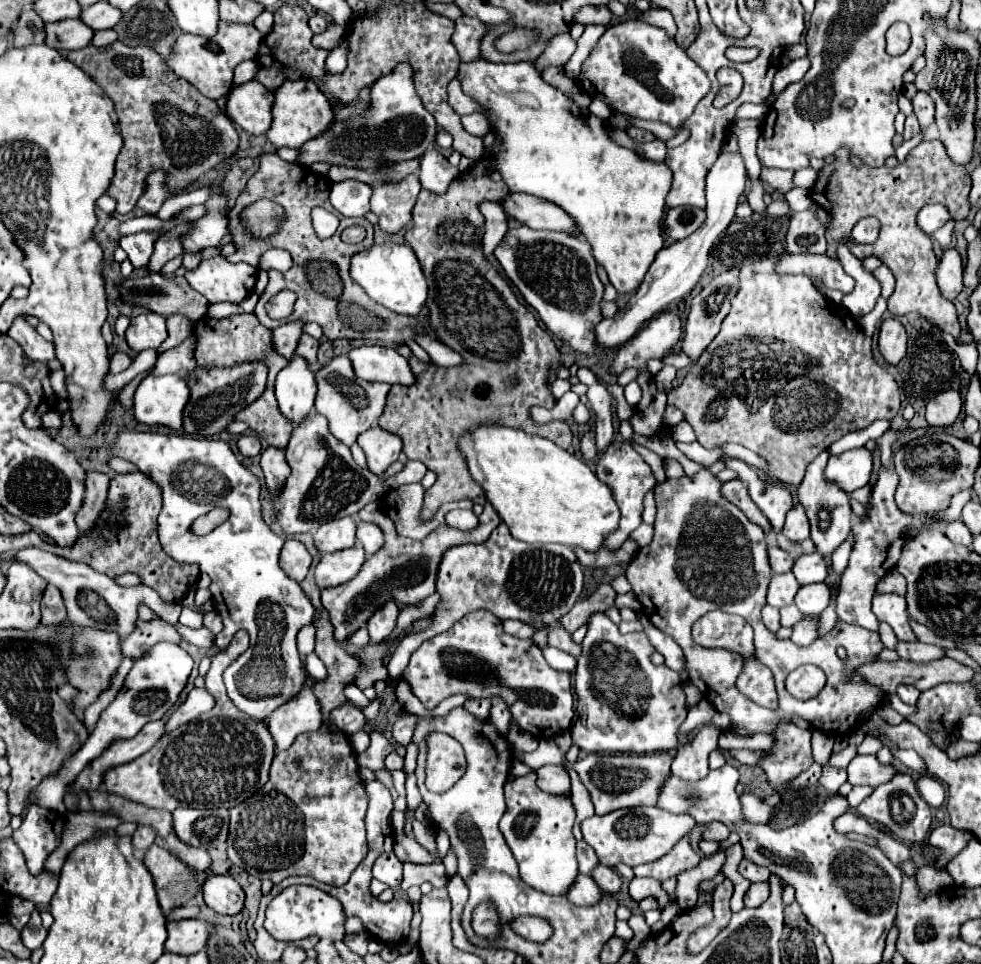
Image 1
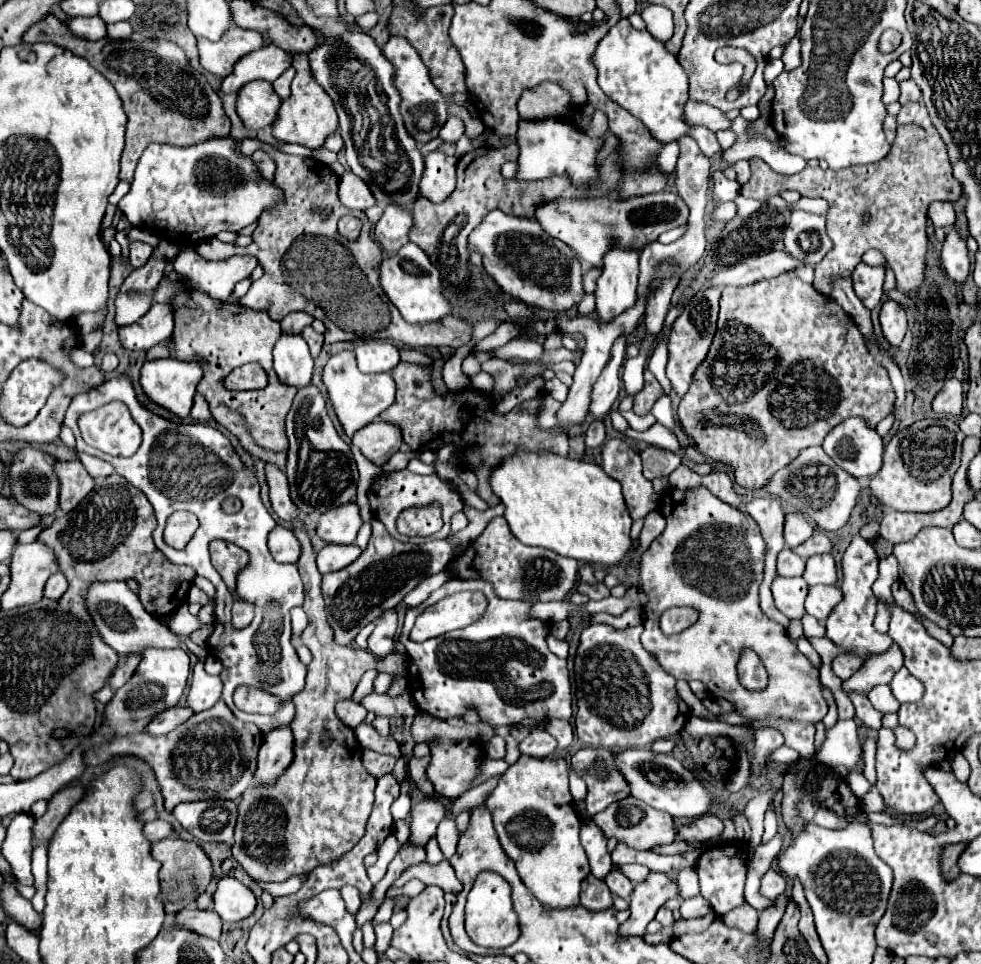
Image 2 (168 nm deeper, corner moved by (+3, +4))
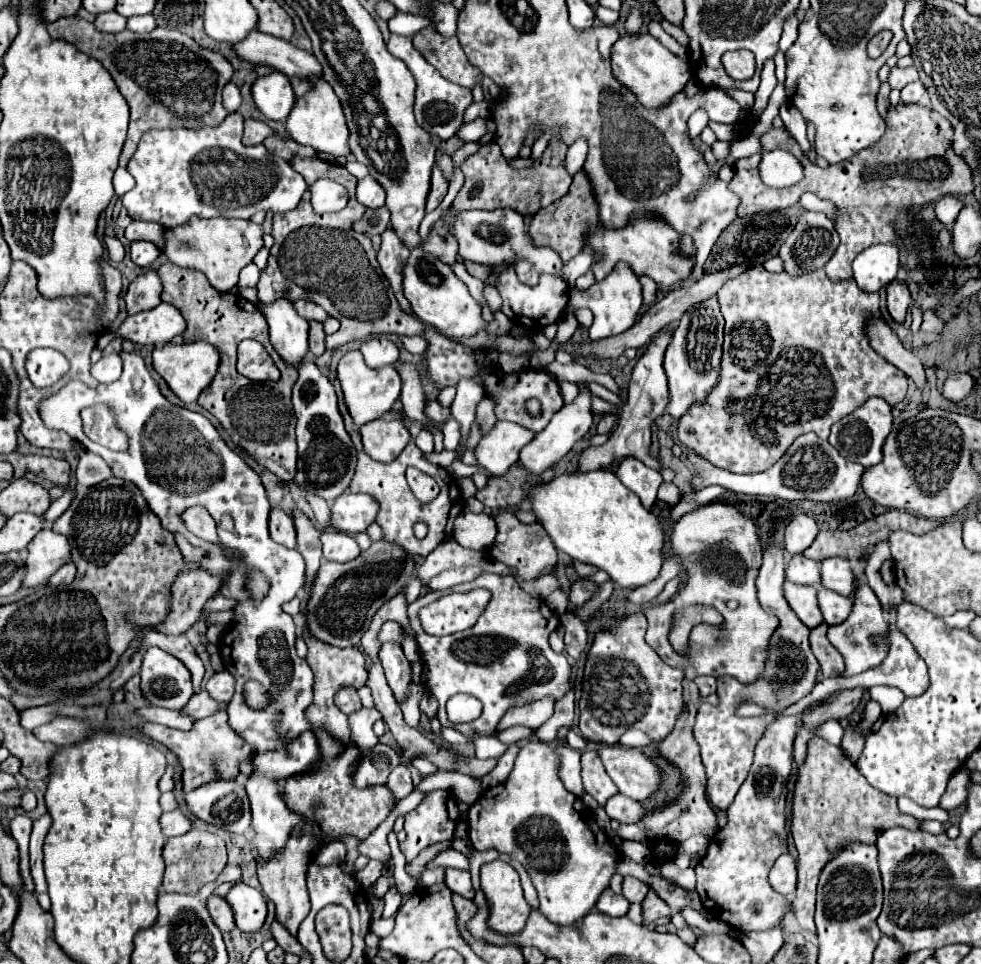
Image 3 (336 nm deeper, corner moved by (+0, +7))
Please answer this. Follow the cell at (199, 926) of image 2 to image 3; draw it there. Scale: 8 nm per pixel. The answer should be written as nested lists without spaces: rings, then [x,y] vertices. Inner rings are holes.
[[[209,896],[207,898],[207,910],[215,922],[215,926],[221,930],[221,932],[227,932],[235,926],[233,922],[233,912],[229,908],[229,904],[225,904],[223,898],[219,896]]]

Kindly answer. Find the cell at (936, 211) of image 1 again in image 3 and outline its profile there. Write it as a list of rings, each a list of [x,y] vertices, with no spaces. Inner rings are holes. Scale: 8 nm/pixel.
[[[943,196],[937,204],[935,204],[935,216],[941,224],[945,224],[947,228],[953,226],[959,210],[963,208],[963,202],[955,196]]]

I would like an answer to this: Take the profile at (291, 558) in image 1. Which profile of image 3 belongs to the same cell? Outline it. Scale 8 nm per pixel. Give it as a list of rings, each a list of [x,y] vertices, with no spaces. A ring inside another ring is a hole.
[[[273,508],[271,510],[271,516],[269,516],[269,532],[271,532],[271,538],[277,544],[281,544],[285,548],[295,548],[297,546],[293,520],[291,520],[289,514],[285,514],[279,508]]]

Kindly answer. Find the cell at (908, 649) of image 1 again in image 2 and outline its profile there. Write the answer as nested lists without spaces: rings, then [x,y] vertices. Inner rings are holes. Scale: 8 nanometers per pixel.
[[[894,645],[886,653],[866,659],[864,665],[856,671],[856,675],[852,675],[848,681],[842,681],[842,691],[846,695],[850,695],[850,693],[868,695],[876,685],[890,683],[892,675],[902,665],[904,665],[904,655],[900,651],[900,647]]]

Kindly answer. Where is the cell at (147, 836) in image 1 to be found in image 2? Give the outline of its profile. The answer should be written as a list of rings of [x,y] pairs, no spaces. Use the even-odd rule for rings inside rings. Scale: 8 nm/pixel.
[[[156,819],[156,821],[150,821],[150,823],[144,825],[144,835],[152,843],[156,843],[156,841],[160,841],[164,837],[170,837],[172,833],[174,833],[174,827],[164,819]]]

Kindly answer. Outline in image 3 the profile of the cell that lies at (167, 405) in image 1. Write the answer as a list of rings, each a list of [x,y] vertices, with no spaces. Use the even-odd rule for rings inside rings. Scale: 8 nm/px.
[[[191,342],[191,344],[165,344],[153,350],[153,368],[167,382],[167,386],[185,402],[191,404],[197,396],[207,388],[213,380],[219,364],[219,352],[207,342]]]

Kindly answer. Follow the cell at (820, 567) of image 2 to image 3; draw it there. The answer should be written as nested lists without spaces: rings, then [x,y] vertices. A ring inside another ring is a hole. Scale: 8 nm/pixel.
[[[835,556],[821,560],[821,586],[835,590],[843,596],[849,596],[853,592],[853,572],[847,558]]]

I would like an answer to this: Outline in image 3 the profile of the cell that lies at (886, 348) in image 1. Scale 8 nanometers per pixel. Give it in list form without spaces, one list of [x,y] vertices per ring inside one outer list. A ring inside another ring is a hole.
[[[893,280],[887,286],[887,310],[889,310],[891,318],[895,322],[903,324],[909,306],[911,306],[911,294],[909,294],[907,286],[901,284],[901,282],[897,282],[897,280]]]

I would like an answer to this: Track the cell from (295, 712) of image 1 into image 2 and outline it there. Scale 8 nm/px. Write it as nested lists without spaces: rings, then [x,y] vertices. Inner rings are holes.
[[[278,727],[264,735],[256,757],[256,785],[270,785],[290,767],[294,759],[294,737],[290,727]]]

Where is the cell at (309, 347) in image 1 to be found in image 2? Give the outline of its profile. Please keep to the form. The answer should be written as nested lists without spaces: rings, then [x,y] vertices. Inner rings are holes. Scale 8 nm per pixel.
[[[306,327],[306,329],[302,331],[302,337],[306,339],[312,357],[318,357],[318,353],[320,353],[320,349],[322,349],[322,343],[324,343],[324,337],[322,337],[320,333],[316,333],[312,327]]]

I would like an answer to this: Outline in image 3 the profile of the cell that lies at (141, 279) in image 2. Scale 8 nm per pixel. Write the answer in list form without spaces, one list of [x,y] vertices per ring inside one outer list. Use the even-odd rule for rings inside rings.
[[[147,270],[145,274],[137,276],[125,292],[127,314],[133,316],[137,312],[145,312],[145,310],[159,306],[161,288],[163,288],[163,284],[161,284],[159,274],[155,274],[155,270]]]

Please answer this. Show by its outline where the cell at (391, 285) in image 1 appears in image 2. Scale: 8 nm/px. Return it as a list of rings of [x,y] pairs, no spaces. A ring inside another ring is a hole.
[[[408,243],[394,257],[382,261],[380,283],[408,323],[434,323],[452,313],[452,305],[446,301],[444,295],[444,283],[438,267],[432,265],[430,257],[414,243]]]

